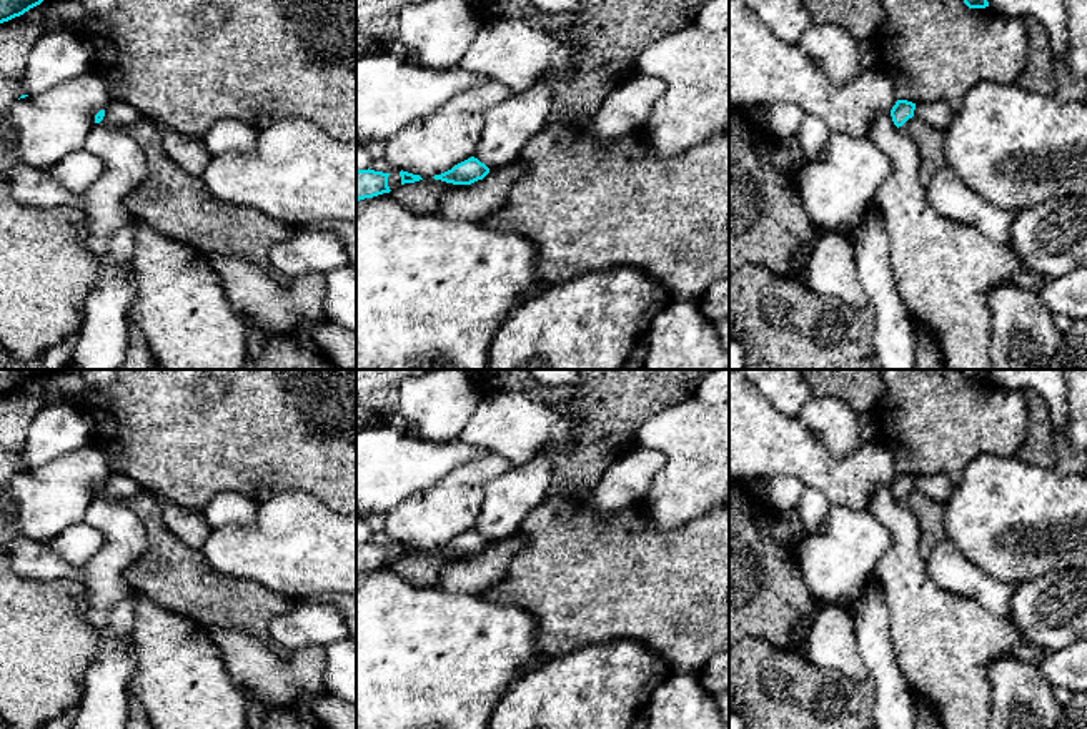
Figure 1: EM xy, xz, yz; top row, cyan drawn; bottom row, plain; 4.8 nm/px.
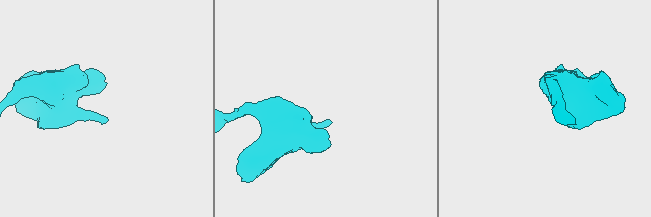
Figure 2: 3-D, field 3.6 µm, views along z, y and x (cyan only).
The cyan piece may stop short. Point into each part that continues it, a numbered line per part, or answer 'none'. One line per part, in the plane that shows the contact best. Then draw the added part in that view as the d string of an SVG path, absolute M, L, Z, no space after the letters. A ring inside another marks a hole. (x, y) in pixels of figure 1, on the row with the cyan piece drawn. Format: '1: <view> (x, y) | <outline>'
1: xy (180, 307) | M112 100L105 117L95 123L85 150L103 160L103 175L80 195L85 201L85 245L98 265L110 265L108 238L117 230L135 231L132 270L136 281L135 296L127 310L127 325L133 323L143 335L156 369L241 369L246 356L245 328L226 300L220 275L193 246L170 240L136 220L123 205L127 193L146 176L143 150L130 128L143 120L133 105Z

